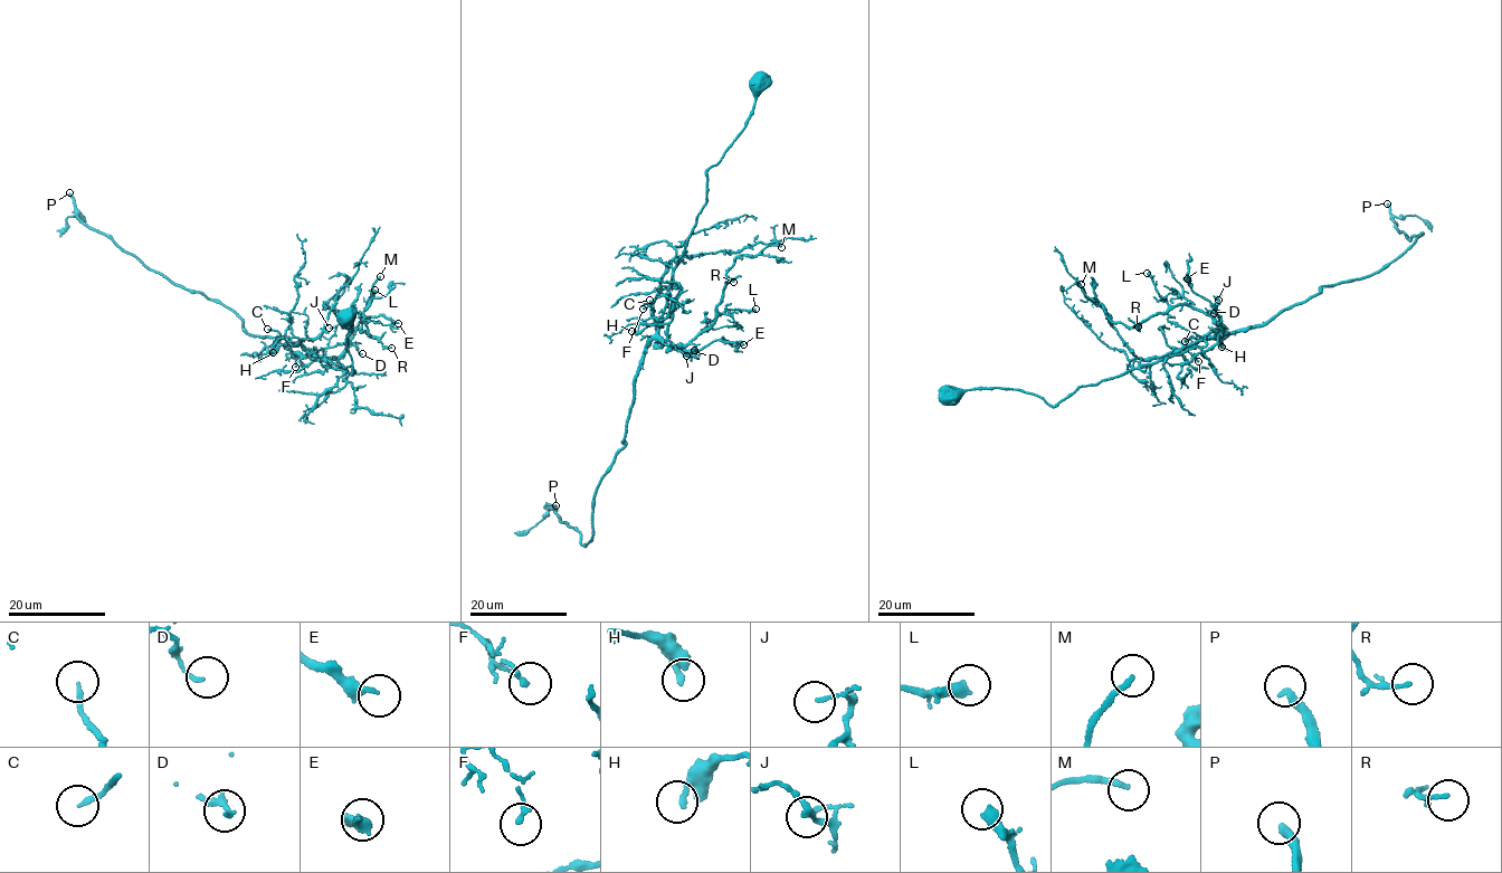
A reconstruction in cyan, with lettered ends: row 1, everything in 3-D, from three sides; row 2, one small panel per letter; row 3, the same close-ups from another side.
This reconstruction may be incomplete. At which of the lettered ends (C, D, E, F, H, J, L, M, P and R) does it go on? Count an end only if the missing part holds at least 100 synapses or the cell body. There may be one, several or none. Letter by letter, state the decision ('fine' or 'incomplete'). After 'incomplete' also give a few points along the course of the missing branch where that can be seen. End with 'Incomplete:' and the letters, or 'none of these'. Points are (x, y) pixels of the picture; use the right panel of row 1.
C: fine
D: fine
E: fine
F: fine
H: fine
J: fine
L: fine
M: fine
P: incomplete; missing branch runs (1387, 203), (1384, 191), (1374, 184), (1360, 199), (1358, 219), (1367, 229), (1382, 233), (1386, 242), (1376, 254)
R: fine
Incomplete: P

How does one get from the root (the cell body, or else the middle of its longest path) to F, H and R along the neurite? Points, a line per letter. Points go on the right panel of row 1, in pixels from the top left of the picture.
F: (949, 392), (950, 389), (1020, 389), (1052, 406), (1082, 387), (1157, 362), (1224, 326), (1184, 349), (1198, 361)
H: (949, 392), (1020, 389), (1052, 406), (1082, 387), (1157, 362), (1223, 326), (1205, 337), (1222, 347)
R: (949, 392), (1020, 389), (1052, 406), (1082, 387), (1157, 362), (1219, 329), (1184, 303), (1138, 326)

